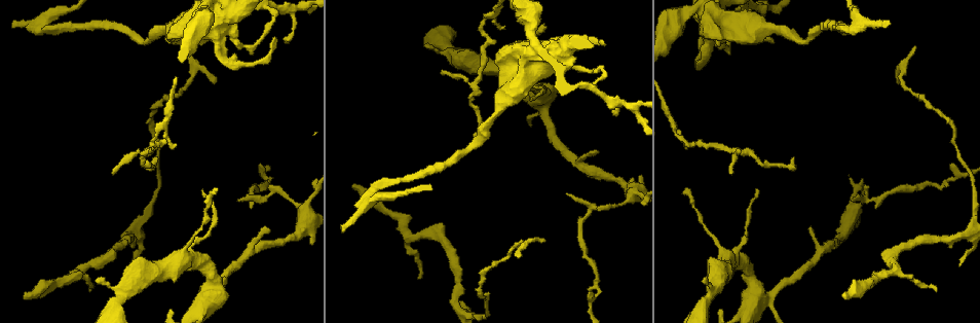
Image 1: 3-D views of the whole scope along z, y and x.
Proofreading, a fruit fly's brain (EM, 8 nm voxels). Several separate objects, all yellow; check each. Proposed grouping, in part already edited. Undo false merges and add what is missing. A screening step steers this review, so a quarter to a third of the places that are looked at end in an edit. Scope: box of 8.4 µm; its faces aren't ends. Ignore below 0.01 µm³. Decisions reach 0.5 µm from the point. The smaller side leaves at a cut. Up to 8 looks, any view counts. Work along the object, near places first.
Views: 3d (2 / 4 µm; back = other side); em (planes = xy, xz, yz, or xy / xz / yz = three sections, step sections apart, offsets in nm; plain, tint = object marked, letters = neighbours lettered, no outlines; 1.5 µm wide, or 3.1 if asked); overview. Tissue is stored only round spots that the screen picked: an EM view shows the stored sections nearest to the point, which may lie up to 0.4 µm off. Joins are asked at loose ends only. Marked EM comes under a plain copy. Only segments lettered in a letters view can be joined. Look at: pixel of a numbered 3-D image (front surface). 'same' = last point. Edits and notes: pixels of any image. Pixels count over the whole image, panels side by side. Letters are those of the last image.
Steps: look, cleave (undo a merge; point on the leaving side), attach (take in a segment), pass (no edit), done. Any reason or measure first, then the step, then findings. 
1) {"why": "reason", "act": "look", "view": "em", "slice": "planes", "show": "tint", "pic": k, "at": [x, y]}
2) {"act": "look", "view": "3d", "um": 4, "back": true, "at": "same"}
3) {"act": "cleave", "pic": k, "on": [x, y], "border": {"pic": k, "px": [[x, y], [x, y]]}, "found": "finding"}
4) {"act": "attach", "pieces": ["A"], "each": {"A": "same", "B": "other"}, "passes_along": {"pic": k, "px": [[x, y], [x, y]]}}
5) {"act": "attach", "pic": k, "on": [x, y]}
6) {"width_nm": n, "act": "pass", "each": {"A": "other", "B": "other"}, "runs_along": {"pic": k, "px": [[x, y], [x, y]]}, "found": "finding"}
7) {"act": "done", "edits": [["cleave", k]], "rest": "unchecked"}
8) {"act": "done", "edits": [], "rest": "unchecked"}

{"why": "branch stops here", "act": "look", "view": "em", "slice": "xz", "step": 4, "show": "letters", "pic": 1, "at": [353, 189]}

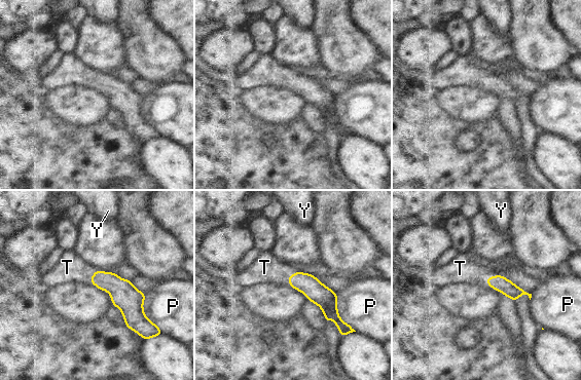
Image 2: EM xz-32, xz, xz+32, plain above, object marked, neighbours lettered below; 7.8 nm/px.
{"why": "cut it another way", "act": "look", "view": "em", "slice": "planes", "show": "letters", "at": "same"}

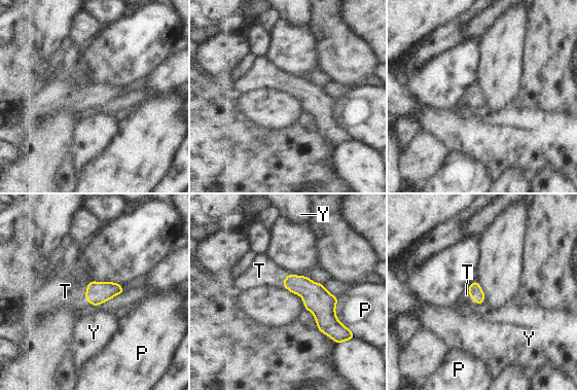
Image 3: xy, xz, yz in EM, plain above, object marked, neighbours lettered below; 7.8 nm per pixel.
{"act": "attach", "pieces": ["T"], "each": {"P": "other", "T": "same", "Y": "other"}, "found": "it goes on there"}

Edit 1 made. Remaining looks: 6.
{"act": "look", "view": "overview"}

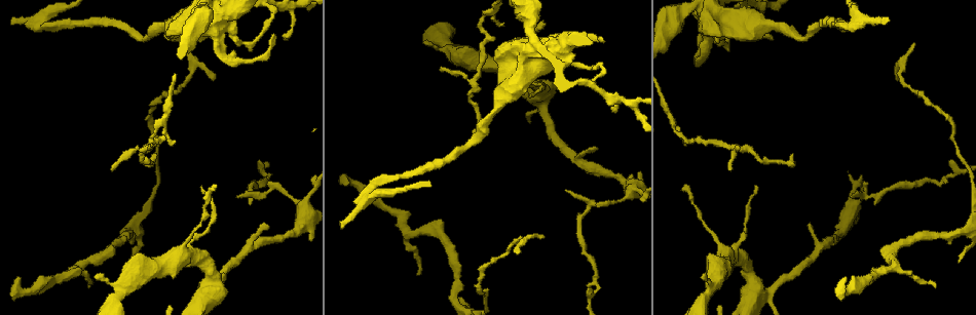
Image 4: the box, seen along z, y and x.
{"why": "thin end", "act": "look", "view": "em", "slice": "planes", "show": "letters", "pic": 4, "at": [613, 110]}

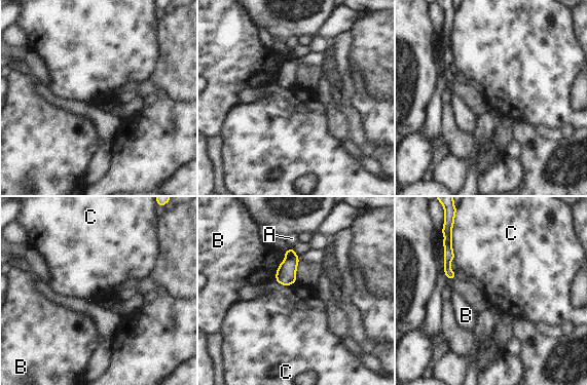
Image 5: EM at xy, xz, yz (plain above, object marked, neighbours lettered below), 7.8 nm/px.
{"act": "pass", "each": {"A": "other", "B": "other", "C": "other"}, "found": "no lettered segment goes on from it"}

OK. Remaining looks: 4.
{"why": "calibre changes", "act": "look", "view": "em", "slice": "planes", "show": "tint", "pic": 4, "at": [233, 32]}

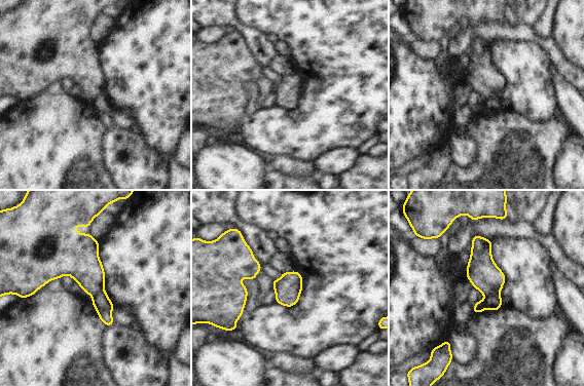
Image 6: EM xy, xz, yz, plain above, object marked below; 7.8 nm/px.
{"act": "look", "view": "em", "slice": "planes", "show": "letters", "at": "same"}

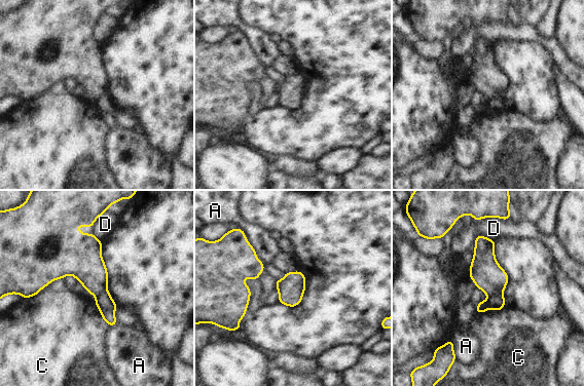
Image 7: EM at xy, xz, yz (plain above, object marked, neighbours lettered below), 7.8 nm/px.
{"act": "cleave", "pic": 7, "on": [496, 301], "each": {"A": "other", "C": "other", "D": "other"}, "border": {"pic": 7, "px": [[502, 295], [491, 294], [488, 297]]}, "found": "a second neuron is stuck on"}

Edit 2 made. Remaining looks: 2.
{"act": "done", "edits": [["attach", 3], ["cleave", 7]], "rest": "unchecked"}

